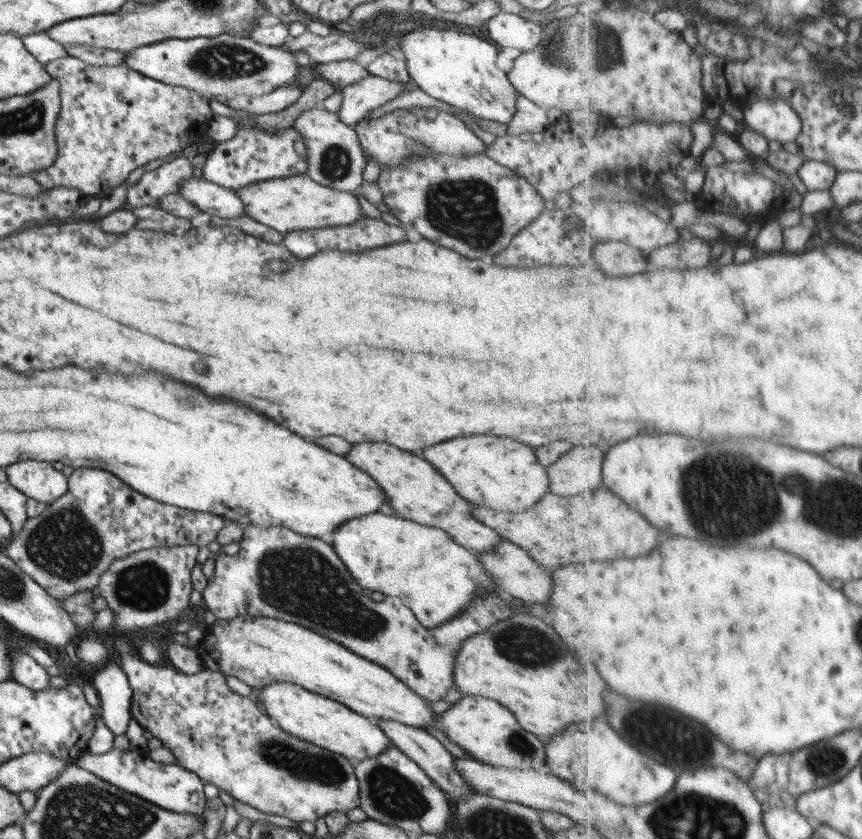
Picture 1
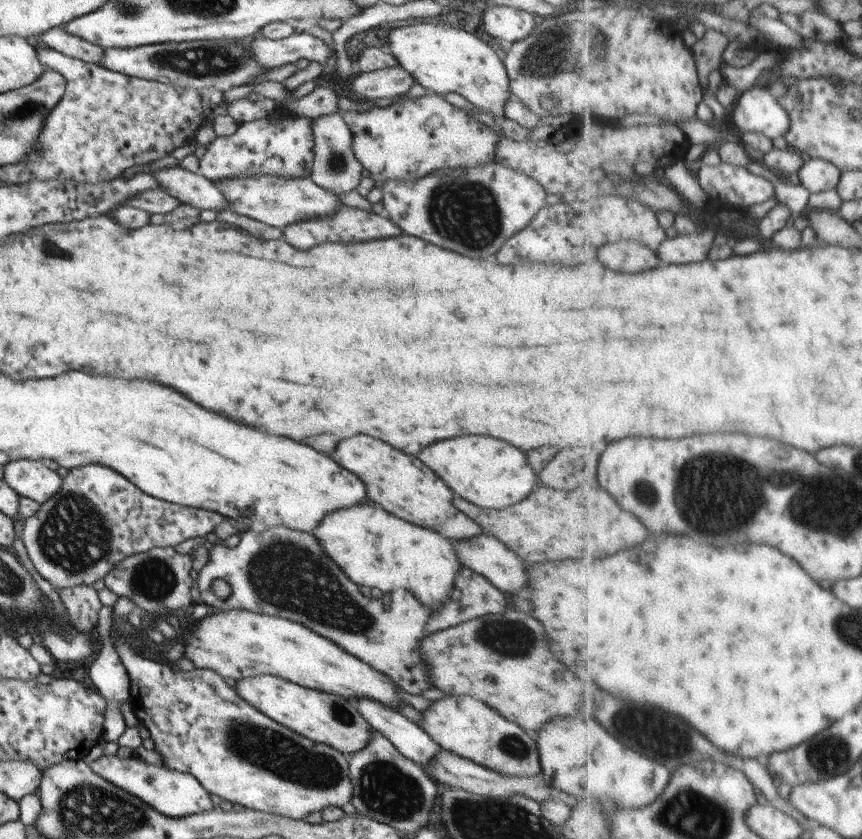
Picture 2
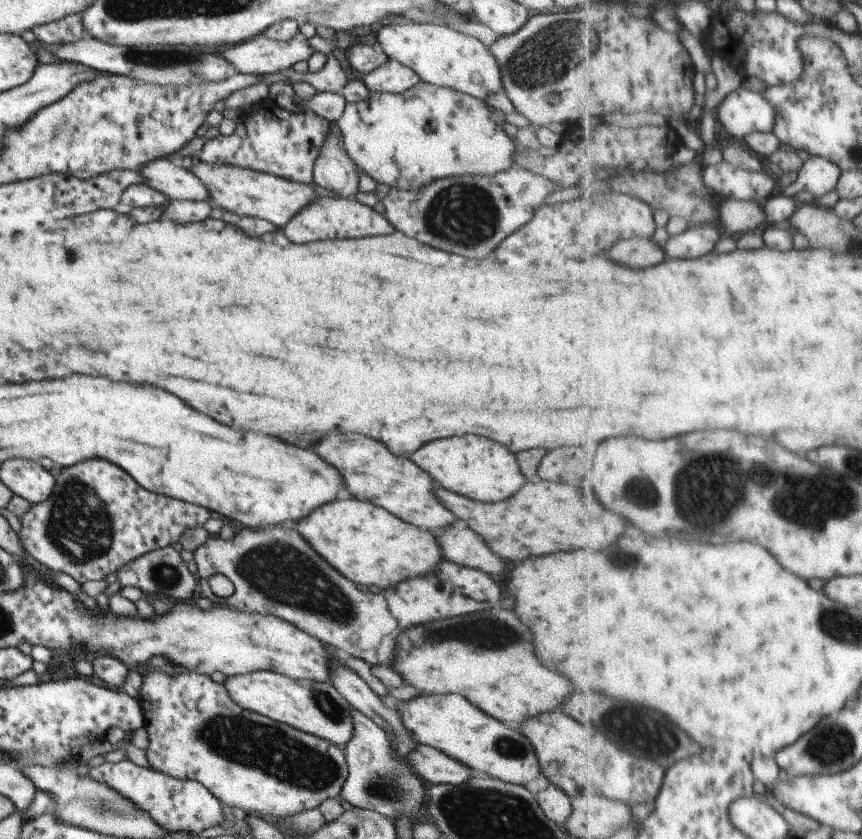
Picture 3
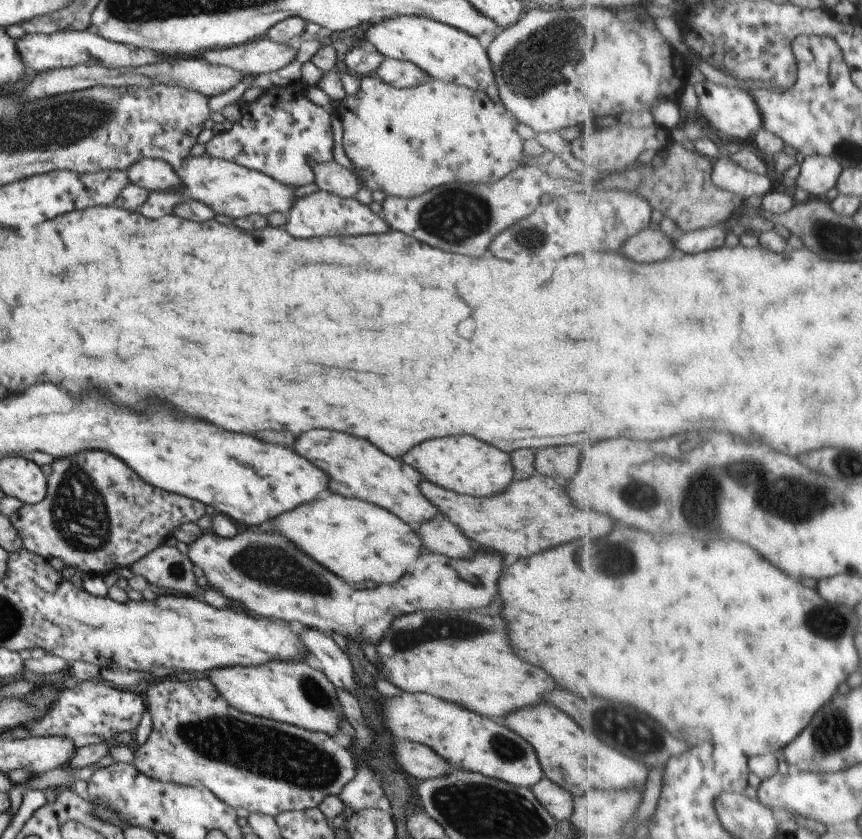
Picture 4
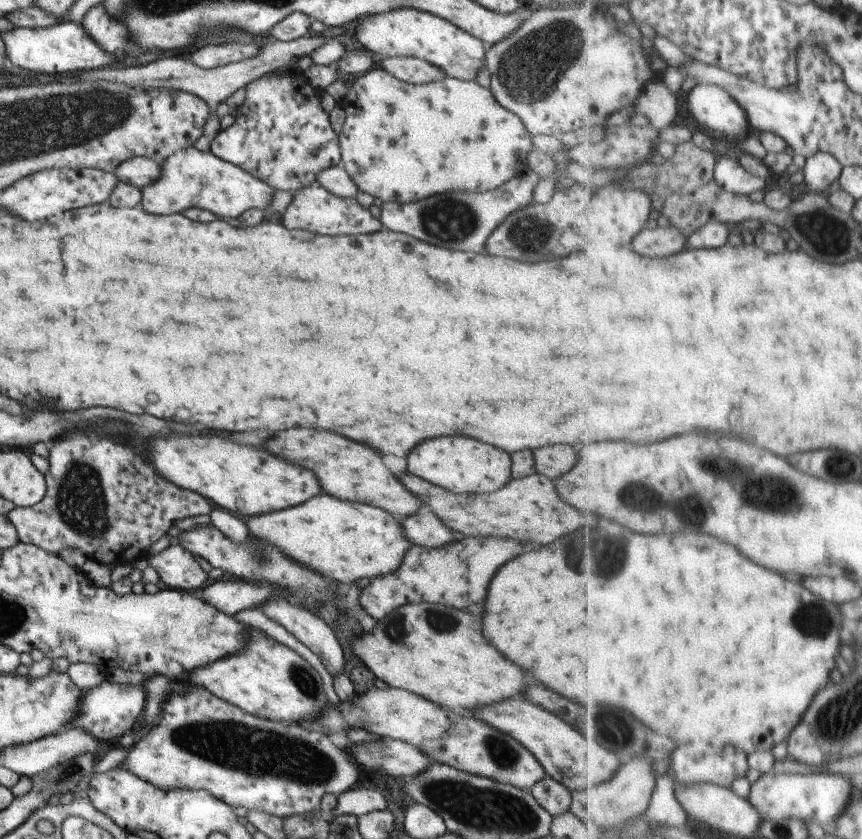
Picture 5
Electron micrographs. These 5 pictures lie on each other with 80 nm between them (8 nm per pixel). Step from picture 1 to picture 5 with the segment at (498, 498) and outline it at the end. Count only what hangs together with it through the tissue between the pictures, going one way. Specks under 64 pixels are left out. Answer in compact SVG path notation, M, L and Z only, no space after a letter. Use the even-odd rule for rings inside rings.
M465 436L431 438L417 444L407 454L407 468L411 474L435 486L462 495L490 493L509 480L509 456L503 450Z

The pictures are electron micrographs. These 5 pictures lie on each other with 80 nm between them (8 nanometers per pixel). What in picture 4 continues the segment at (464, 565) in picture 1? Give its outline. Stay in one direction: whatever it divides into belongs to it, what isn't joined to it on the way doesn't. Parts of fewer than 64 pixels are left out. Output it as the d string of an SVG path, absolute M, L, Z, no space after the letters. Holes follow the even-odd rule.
M335 493L303 504L303 508L295 508L295 512L285 512L271 524L274 532L285 536L291 544L301 548L303 554L311 556L311 560L323 568L329 568L331 574L347 584L351 584L351 580L353 584L391 584L391 580L397 580L397 576L407 570L419 554L419 546L422 547L413 530L384 508Z

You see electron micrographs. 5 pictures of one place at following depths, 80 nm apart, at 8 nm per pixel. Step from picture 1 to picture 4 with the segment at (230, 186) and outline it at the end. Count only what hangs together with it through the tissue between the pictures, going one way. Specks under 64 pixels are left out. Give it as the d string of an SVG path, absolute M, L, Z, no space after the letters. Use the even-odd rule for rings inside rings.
M300 80L284 87L273 85L252 102L243 103L239 120L230 130L215 133L204 144L203 155L240 164L292 189L311 184L314 166L333 161L333 136L330 114L307 99L306 88Z

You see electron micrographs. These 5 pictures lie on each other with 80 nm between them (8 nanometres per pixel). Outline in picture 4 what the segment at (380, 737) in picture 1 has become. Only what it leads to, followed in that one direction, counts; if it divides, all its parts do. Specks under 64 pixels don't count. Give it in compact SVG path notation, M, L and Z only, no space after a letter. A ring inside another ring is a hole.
M271 659L250 667L217 667L207 671L207 676L208 678L205 679L213 685L219 696L222 696L227 704L238 711L287 723L311 732L328 734L338 729L337 720L341 718L342 710L334 686L322 675L321 671L310 668L305 661Z

